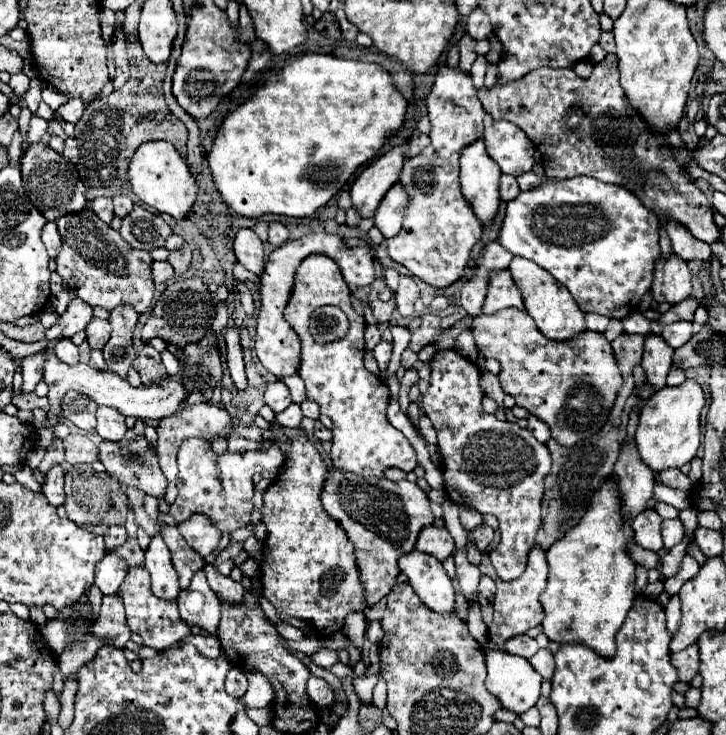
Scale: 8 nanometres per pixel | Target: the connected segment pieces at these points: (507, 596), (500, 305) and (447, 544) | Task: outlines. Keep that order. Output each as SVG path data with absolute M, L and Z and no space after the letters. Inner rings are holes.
M540 547L530 551L526 571L518 579L508 581L508 583L502 579L494 579L498 591L496 591L496 601L494 601L494 621L488 627L490 641L494 641L496 645L502 647L508 639L512 639L516 635L524 635L528 629L542 623L544 611L542 611L542 605L538 599L546 587L546 579L548 579L548 563L546 563L546 553Z
M508 269L502 271L492 271L488 275L488 295L486 295L486 303L482 313L496 313L500 309L508 309L508 307L516 307L516 309L524 309L524 301L522 301L522 293L516 287L512 275Z
M424 527L422 533L418 535L416 549L422 553L428 553L436 557L440 563L454 553L454 539L446 531L446 527Z

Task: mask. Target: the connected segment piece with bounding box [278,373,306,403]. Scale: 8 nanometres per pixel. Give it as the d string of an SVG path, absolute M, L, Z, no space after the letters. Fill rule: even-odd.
M298 373L288 375L288 377L278 377L278 381L282 381L282 383L288 387L290 395L292 395L292 403L302 403L302 401L306 399L304 383L302 383L302 379L300 379Z

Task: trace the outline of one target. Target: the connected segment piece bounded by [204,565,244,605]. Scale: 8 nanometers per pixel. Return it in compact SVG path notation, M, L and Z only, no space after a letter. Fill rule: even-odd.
M206 565L204 573L206 573L206 579L208 579L208 585L218 595L220 603L228 603L228 605L244 603L244 587L240 583L232 581L230 577L218 575L212 565Z

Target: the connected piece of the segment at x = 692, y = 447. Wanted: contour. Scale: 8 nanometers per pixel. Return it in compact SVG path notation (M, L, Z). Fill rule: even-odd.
M686 379L680 387L664 387L656 391L640 413L636 429L636 447L640 459L654 471L682 467L696 457L700 445L700 411L704 407L702 387L694 379Z

